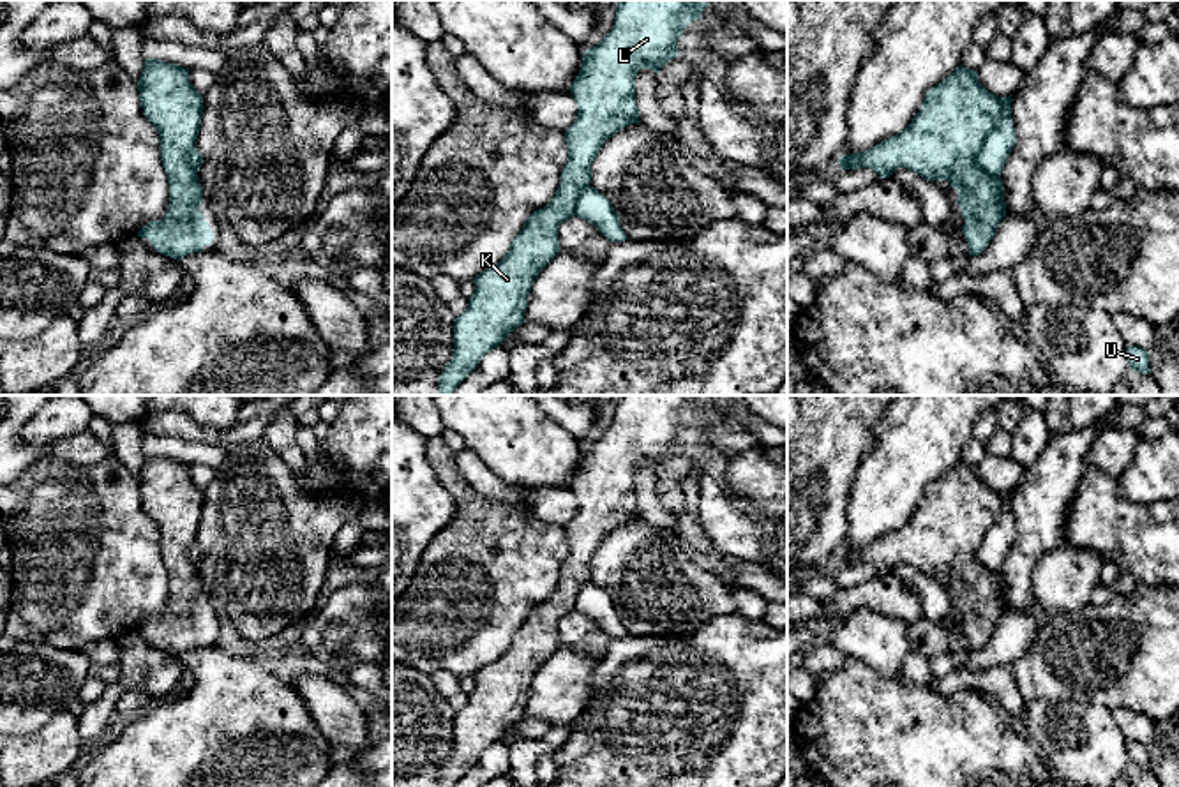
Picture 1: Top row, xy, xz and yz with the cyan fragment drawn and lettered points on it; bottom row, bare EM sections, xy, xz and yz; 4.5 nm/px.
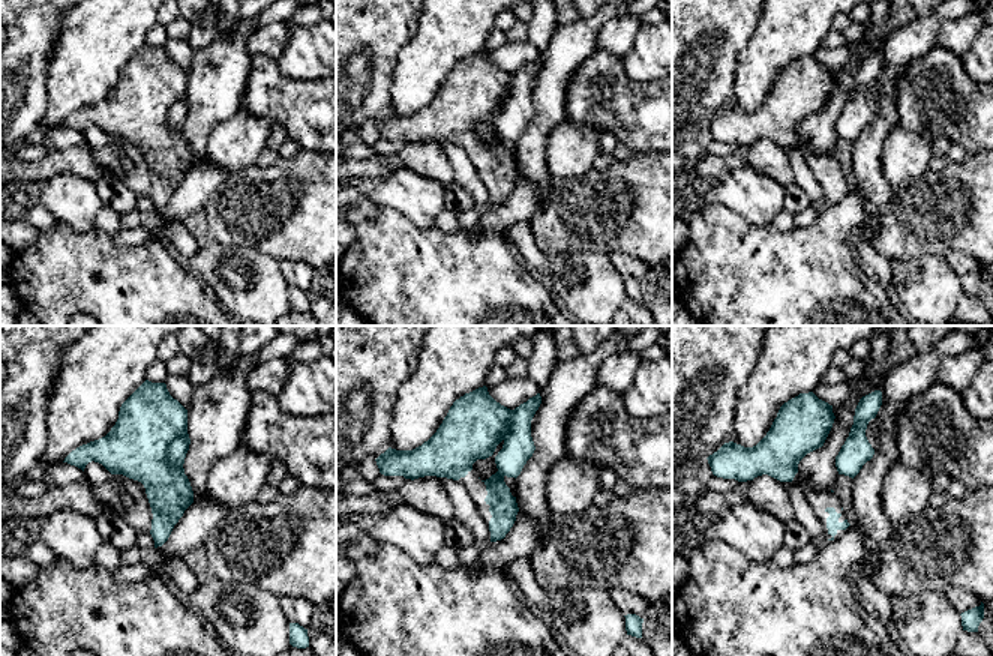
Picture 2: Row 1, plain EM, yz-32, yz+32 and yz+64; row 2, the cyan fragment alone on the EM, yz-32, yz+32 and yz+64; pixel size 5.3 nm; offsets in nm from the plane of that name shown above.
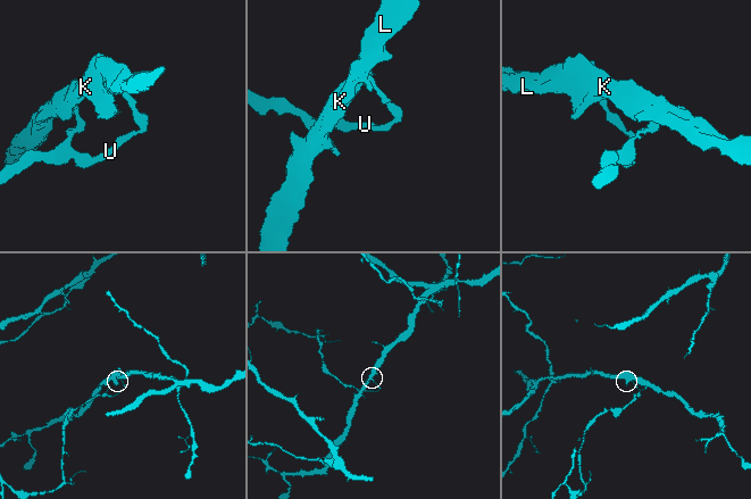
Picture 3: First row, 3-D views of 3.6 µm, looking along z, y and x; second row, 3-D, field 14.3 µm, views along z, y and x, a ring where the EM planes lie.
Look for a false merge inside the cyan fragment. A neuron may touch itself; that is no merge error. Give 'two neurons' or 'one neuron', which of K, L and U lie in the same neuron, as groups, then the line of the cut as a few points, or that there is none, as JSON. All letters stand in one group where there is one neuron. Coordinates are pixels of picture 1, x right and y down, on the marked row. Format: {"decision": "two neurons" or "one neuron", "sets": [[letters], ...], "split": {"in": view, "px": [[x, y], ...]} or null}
{"decision": "two neurons", "sets": [["K", "L"], ["U"]], "split": {"in": "yz", "px": [[1001, 97], [1001, 115], [978, 152], [978, 163], [992, 177]]}}

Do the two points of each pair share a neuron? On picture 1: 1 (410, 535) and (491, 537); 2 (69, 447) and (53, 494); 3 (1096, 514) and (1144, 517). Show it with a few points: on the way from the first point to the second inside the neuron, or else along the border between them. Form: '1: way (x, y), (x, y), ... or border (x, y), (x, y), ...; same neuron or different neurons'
1: border (452, 496), (454, 517), (433, 539), (413, 570); different neurons
2: border (105, 457), (89, 464), (39, 457), (23, 472); different neurons
3: way (1109, 517), (1132, 517); same neuron

